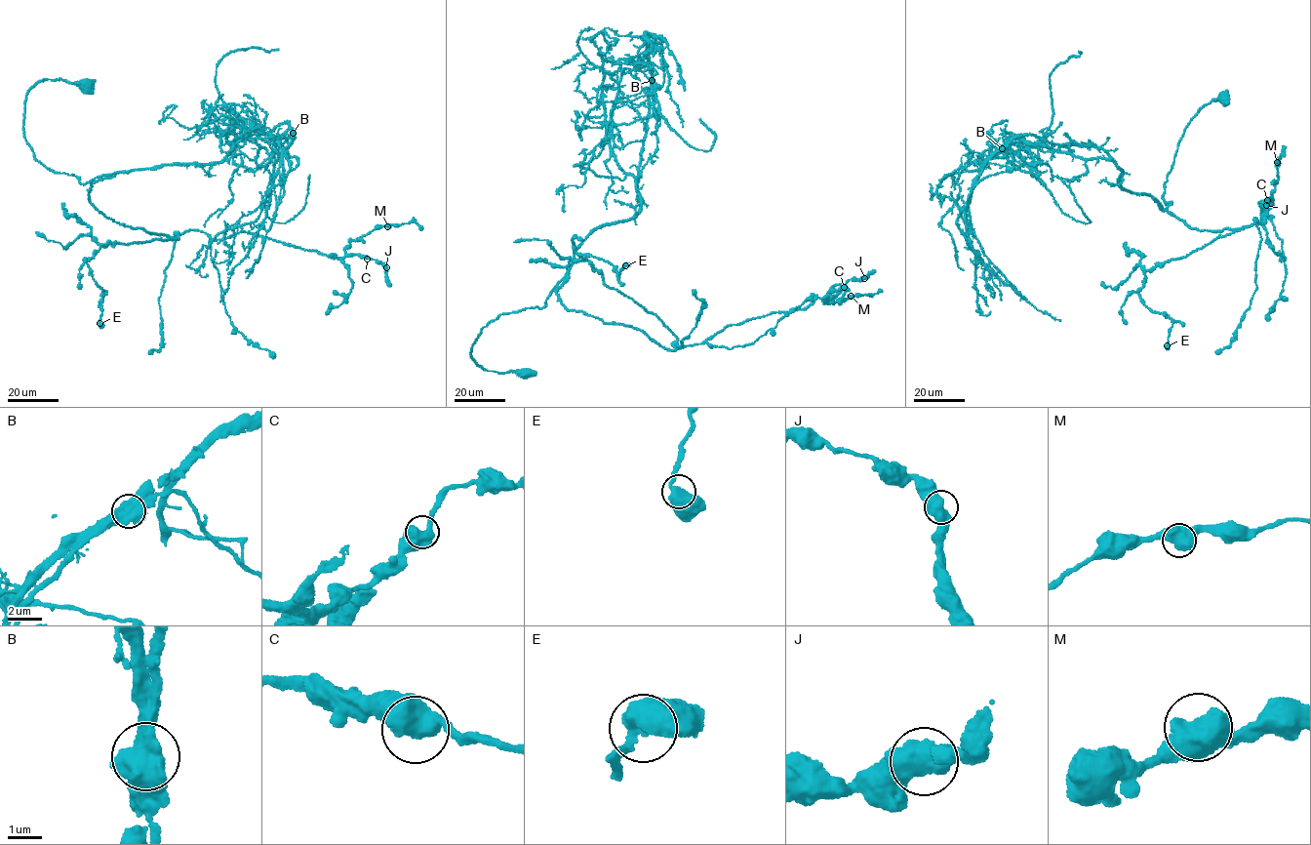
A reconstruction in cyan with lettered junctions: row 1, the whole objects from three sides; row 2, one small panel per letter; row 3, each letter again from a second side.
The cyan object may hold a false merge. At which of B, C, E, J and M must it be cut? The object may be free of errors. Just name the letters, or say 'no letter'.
B

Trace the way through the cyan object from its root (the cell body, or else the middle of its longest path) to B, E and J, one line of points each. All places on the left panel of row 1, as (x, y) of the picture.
B: (87, 85), (38, 81), (23, 128), (34, 158), (82, 184), (220, 161), (240, 139), (288, 121), (293, 133)
E: (87, 85), (29, 90), (34, 158), (109, 175), (88, 190), (99, 211), (178, 238), (88, 260), (99, 324)
J: (87, 85), (36, 82), (23, 134), (55, 172), (109, 175), (88, 190), (106, 218), (386, 267)

